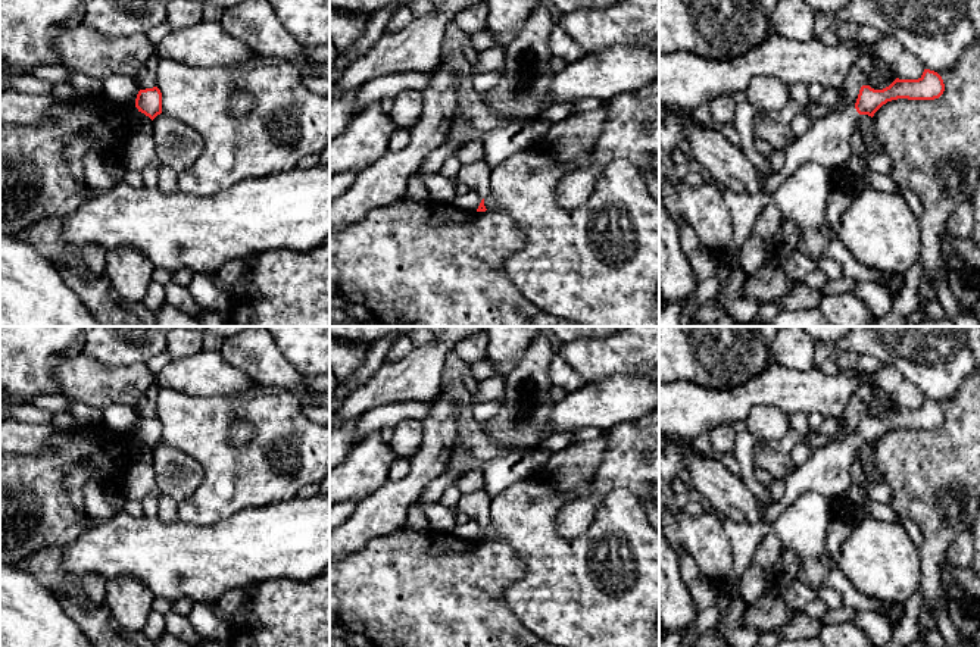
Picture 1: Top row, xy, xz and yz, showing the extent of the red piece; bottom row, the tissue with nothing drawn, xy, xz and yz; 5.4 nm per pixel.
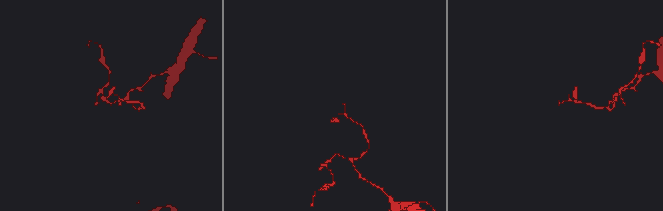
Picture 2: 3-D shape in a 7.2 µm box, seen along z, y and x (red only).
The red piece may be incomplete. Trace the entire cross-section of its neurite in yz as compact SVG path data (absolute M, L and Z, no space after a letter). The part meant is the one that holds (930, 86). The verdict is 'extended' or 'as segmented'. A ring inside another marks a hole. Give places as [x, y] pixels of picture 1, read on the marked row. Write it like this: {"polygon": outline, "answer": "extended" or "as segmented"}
{"polygon": "M924 69L918 79L896 78L883 90L862 85L853 106L834 107L831 113L818 119L799 140L786 149L786 162L781 169L770 175L761 174L764 193L768 196L775 193L803 163L820 162L834 175L851 171L851 135L855 132L861 115L873 118L887 101L898 99L934 100L943 91L945 84L942 76L930 69Z", "answer": "extended"}

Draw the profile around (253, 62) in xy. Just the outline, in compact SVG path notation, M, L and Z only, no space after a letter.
M253 56L253 57L247 59L246 62L230 65L230 66L227 66L227 69L250 71L250 69L256 69L256 68L265 68L268 65L278 65L278 63L287 63L287 62L283 59L278 59L278 57Z

